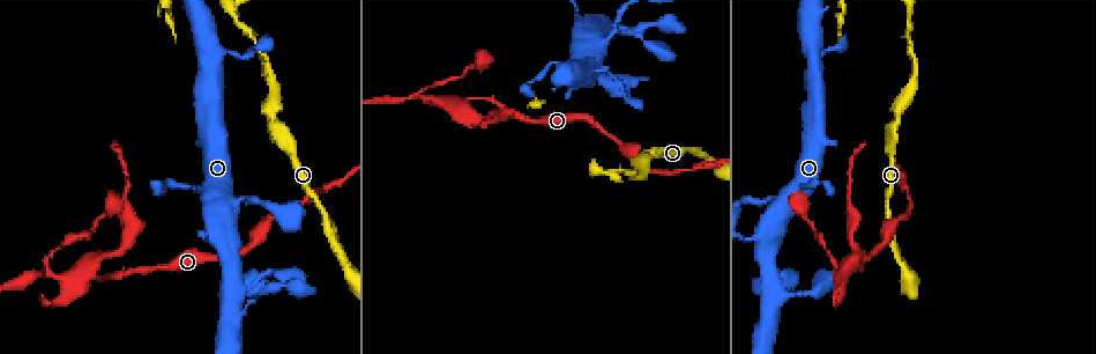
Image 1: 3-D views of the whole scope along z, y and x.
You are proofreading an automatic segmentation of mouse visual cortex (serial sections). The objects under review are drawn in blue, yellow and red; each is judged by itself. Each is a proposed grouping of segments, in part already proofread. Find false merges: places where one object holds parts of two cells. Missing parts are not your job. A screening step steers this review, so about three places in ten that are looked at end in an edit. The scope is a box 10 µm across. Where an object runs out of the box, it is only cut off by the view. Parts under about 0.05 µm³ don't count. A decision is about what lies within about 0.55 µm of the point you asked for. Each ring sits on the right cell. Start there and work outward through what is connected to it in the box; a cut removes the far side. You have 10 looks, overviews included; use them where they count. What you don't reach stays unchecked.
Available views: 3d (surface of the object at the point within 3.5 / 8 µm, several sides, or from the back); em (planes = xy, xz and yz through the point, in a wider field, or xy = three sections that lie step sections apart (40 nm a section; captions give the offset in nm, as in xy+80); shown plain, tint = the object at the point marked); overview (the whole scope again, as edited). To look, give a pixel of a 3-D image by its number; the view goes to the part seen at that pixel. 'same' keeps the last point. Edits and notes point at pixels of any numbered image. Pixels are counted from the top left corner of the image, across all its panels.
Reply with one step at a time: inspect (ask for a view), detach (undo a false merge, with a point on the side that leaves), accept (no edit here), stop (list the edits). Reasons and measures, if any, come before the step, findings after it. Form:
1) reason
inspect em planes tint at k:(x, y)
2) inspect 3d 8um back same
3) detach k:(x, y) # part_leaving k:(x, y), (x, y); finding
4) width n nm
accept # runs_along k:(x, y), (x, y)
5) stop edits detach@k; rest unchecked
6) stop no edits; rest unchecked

calibre changes
inspect 3d 3.5um at 1:(604, 44)

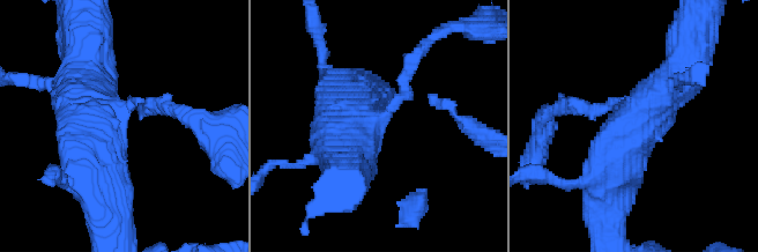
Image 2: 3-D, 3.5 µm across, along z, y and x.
inspect em xy step 2 tint at 2:(113, 107)

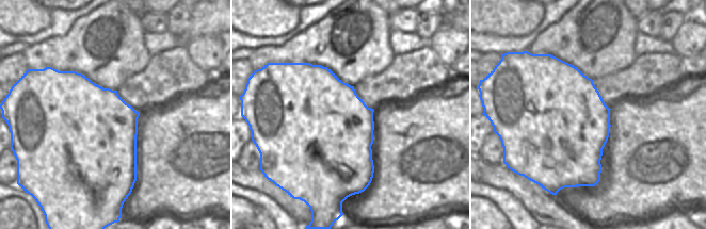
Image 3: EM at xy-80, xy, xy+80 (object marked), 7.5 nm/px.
width 750 nm
accept # runs_along 2:(686, 59), (631, 130), (612, 187); all the same cell

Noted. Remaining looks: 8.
sudden change in width
inspect 3d 3.5um at 1:(83, 276)

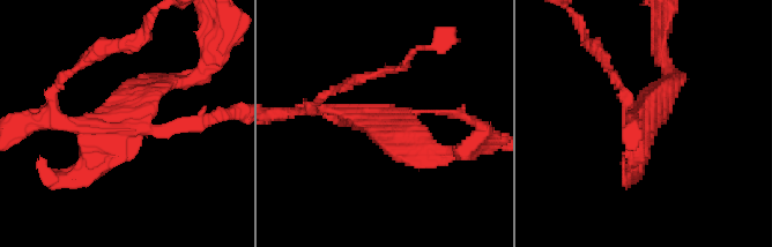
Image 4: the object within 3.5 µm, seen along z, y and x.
need the tissue
inspect em xy step 2 tint at 4:(645, 121)

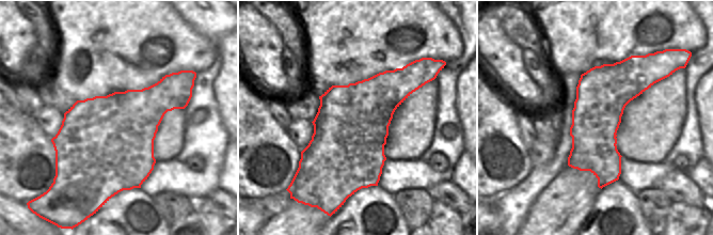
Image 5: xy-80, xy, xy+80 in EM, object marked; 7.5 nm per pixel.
inspect em xy step 3 tint same

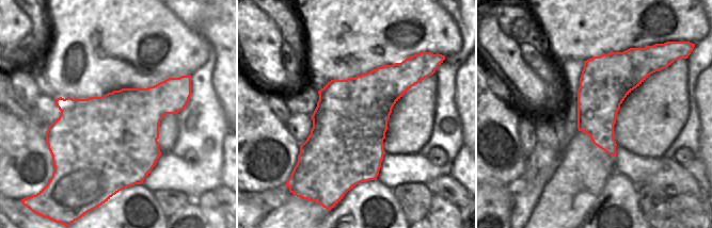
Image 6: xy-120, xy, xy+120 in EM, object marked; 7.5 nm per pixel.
width 550 nm
detach 4:(396, 154) # part_leaving 4:(387, 120), (401, 152), (458, 152); a second cell is stuck on

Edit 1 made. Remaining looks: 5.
inspect overview

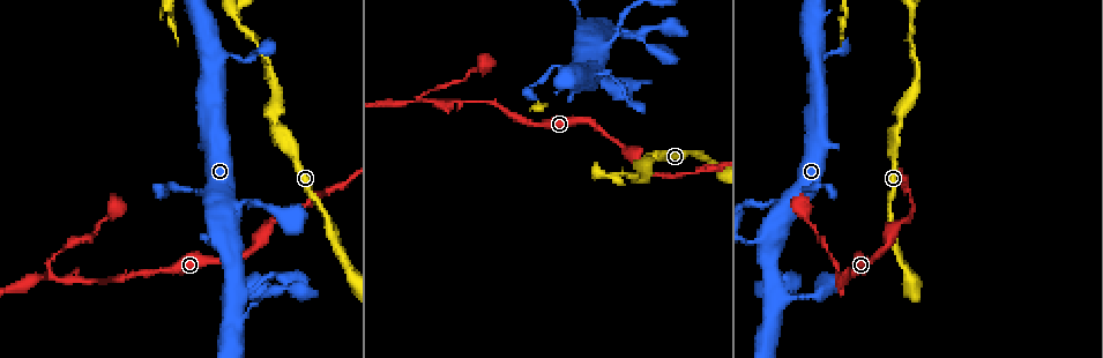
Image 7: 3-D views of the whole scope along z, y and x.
abrupt turn
inspect 3d 3.5um at 7:(776, 307)

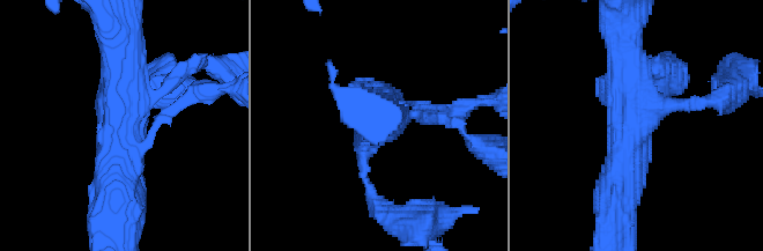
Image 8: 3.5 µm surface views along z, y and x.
now the EM
inspect em xy step 1 tint at 8:(635, 126)

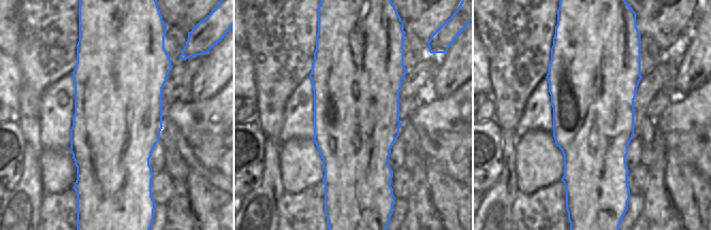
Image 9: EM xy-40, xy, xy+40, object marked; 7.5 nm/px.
width 650 nm
accept # runs_along 8:(116, 27), (130, 144), (119, 179); all the same cell

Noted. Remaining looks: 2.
branch point
inspect 3d 8um at 7:(909, 19)

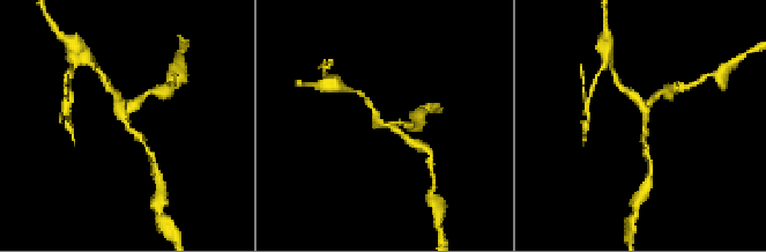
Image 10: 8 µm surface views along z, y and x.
inspect 3d 3.5um same

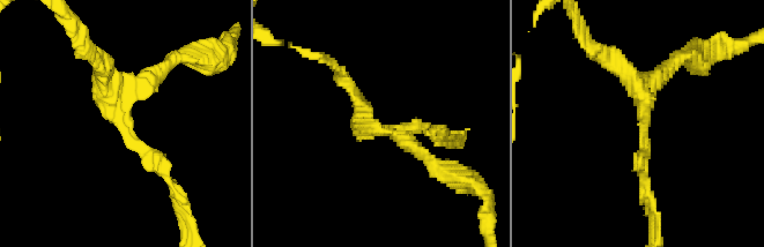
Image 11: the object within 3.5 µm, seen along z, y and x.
accept # runs_along 11:(172, 185), (108, 111), (101, 82); continuous, no second cell

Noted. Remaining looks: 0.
stop edits detach@4; rest unchecked

